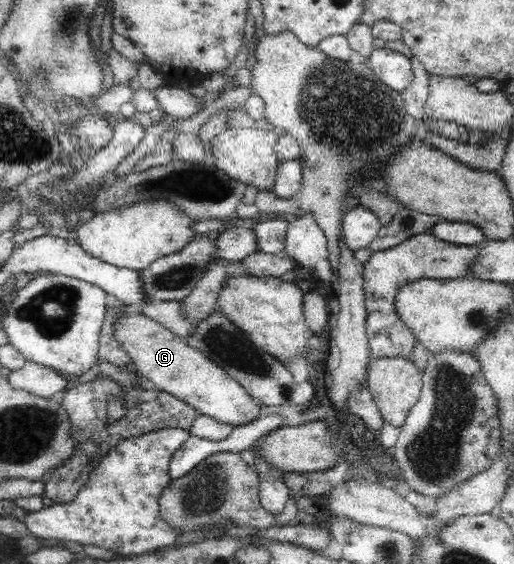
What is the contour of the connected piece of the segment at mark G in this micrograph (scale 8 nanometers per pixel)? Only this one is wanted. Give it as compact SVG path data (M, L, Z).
M128 314L115 325L114 337L121 343L123 351L136 366L141 373L154 388L169 393L174 397L184 401L184 403L192 406L198 414L202 414L212 419L218 420L220 423L231 425L232 427L243 426L251 421L258 419L258 416L264 415L264 406L256 403L255 397L252 397L243 385L239 384L233 377L230 377L224 370L208 360L202 352L188 346L186 339L180 337L162 324L152 320L143 314Z

